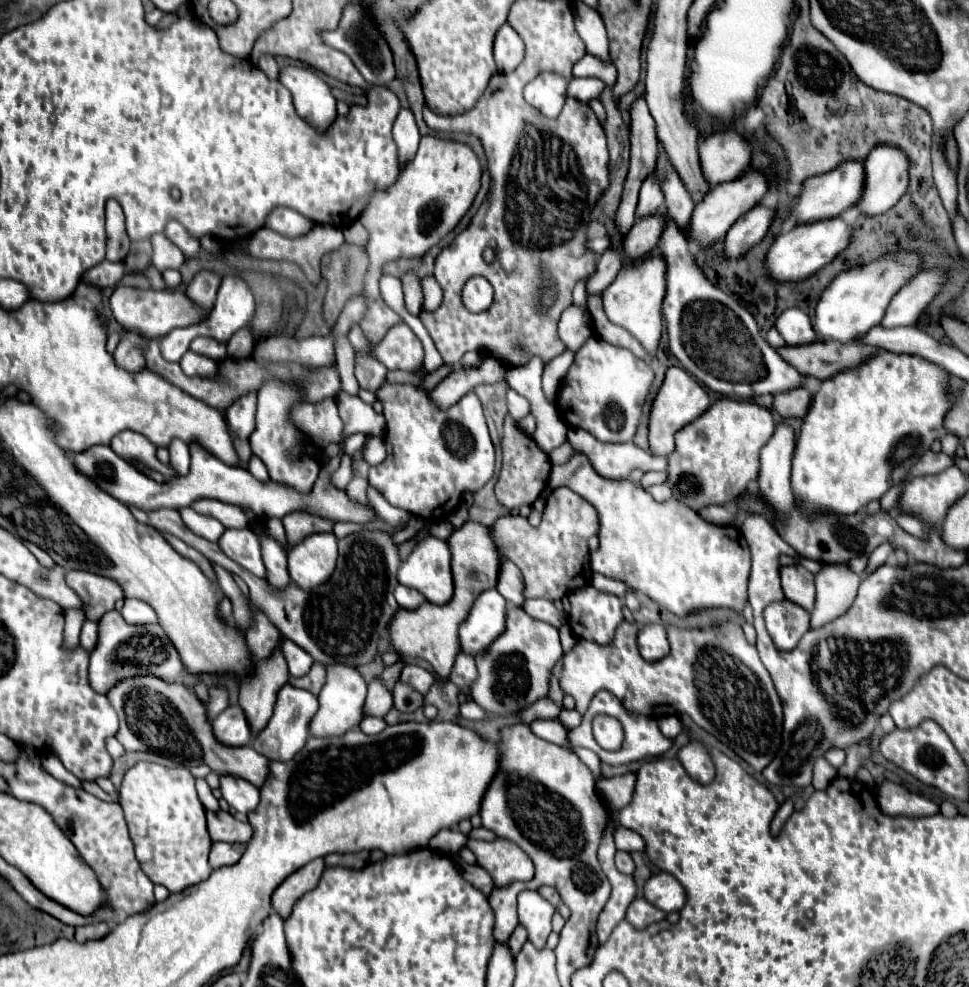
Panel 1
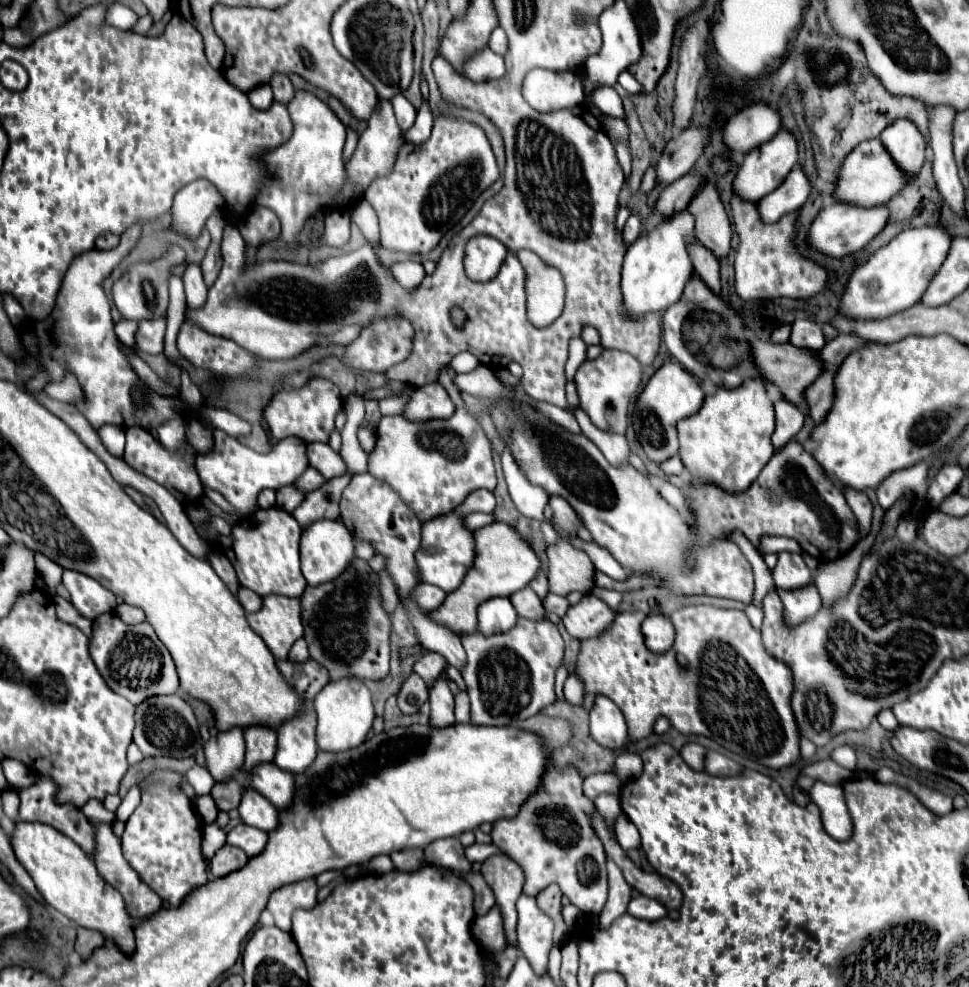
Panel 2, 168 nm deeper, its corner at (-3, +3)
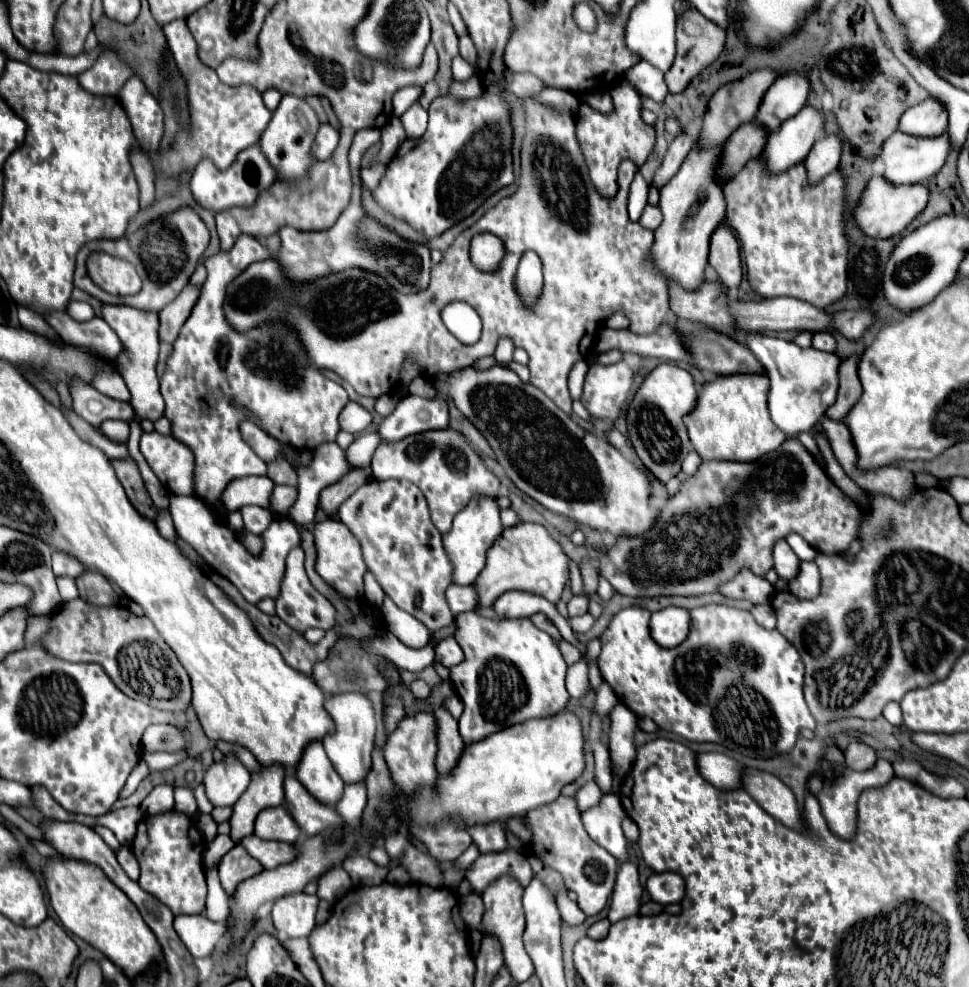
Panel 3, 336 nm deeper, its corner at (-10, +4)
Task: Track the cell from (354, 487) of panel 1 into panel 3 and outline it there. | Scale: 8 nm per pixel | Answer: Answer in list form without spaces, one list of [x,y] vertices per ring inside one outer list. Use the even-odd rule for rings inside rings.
[[[370,480],[338,508],[338,516],[360,540],[366,568],[398,608],[418,618],[430,632],[454,622],[444,600],[444,592],[452,584],[452,562],[444,550],[442,534],[430,520],[420,488],[408,480]]]

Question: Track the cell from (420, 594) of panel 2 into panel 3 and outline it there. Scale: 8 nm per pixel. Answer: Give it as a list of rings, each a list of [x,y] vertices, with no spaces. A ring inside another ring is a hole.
[[[452,584],[446,590],[446,600],[450,604],[452,614],[460,614],[460,612],[470,612],[478,608],[478,596],[476,596],[476,588],[474,586],[458,586]]]

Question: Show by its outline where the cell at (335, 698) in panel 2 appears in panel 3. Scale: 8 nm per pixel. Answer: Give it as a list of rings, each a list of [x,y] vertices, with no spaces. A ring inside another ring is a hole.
[[[340,694],[326,700],[326,710],[336,724],[336,732],[324,738],[324,750],[334,764],[336,772],[344,780],[344,784],[358,784],[366,780],[372,764],[372,750],[374,750],[374,734],[376,734],[376,720],[370,700],[364,694]]]

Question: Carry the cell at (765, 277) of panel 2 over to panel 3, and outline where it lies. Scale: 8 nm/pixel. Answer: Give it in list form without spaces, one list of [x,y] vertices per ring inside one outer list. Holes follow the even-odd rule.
[[[754,158],[744,164],[744,168],[728,180],[724,186],[728,212],[724,224],[734,230],[738,240],[744,240],[744,262],[746,262],[746,278],[750,288],[758,292],[762,298],[776,296],[792,296],[812,304],[818,310],[838,302],[846,294],[848,280],[848,236],[846,236],[846,178],[840,168],[828,174],[818,184],[810,184],[806,178],[804,160],[796,164],[796,168],[788,168],[788,172],[772,174],[764,168],[764,160]]]

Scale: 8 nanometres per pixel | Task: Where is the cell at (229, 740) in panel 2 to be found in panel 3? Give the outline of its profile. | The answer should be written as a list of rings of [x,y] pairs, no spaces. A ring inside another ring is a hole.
[[[226,756],[222,762],[214,762],[204,776],[206,796],[214,808],[232,806],[246,792],[248,784],[250,774],[234,756]]]

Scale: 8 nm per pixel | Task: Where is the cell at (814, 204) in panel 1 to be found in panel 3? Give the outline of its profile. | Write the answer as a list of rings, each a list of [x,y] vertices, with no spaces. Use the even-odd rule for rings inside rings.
[[[894,132],[886,144],[882,146],[880,158],[886,164],[884,178],[890,180],[892,184],[916,184],[932,178],[946,162],[952,146],[948,140],[948,134],[940,134],[936,138],[918,138],[918,136],[908,136],[904,132]]]

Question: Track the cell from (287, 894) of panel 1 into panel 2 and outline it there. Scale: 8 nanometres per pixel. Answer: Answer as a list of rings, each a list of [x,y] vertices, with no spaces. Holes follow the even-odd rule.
[[[313,877],[289,883],[283,889],[273,891],[273,895],[269,897],[267,909],[273,913],[275,925],[283,931],[291,931],[293,911],[299,907],[311,909],[317,903],[317,891],[319,891],[319,887]]]

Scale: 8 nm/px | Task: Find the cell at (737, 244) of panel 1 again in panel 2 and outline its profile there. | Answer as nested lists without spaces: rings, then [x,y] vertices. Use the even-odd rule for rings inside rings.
[[[793,169],[779,189],[757,201],[761,221],[775,223],[783,215],[797,211],[807,201],[809,191],[811,187],[803,169]]]

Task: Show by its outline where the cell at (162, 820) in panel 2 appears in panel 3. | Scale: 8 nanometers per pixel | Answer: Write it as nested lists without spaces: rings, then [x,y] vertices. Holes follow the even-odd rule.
[[[164,812],[144,818],[132,844],[132,852],[140,864],[140,888],[166,904],[174,916],[202,914],[206,908],[206,876],[202,870],[204,836],[194,822],[180,812]]]

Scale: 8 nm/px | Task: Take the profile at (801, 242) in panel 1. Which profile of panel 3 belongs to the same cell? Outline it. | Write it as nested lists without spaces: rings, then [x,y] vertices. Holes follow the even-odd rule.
[[[872,176],[862,198],[860,204],[854,210],[854,218],[858,222],[858,226],[874,238],[892,238],[896,234],[900,234],[928,204],[930,198],[930,190],[928,190],[928,180],[920,182],[920,184],[890,184],[888,180],[884,180],[882,176]]]

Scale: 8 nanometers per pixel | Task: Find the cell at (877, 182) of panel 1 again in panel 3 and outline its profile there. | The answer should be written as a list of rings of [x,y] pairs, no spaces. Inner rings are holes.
[[[932,96],[908,108],[900,118],[900,130],[910,136],[940,136],[946,128],[948,112],[944,112],[944,104],[936,102]]]

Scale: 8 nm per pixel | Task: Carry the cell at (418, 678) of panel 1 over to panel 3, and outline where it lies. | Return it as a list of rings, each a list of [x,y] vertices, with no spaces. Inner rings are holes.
[[[448,636],[448,638],[440,640],[434,650],[436,650],[436,662],[440,662],[446,668],[450,668],[454,664],[460,664],[460,660],[462,660],[462,648],[458,646],[454,636]]]

